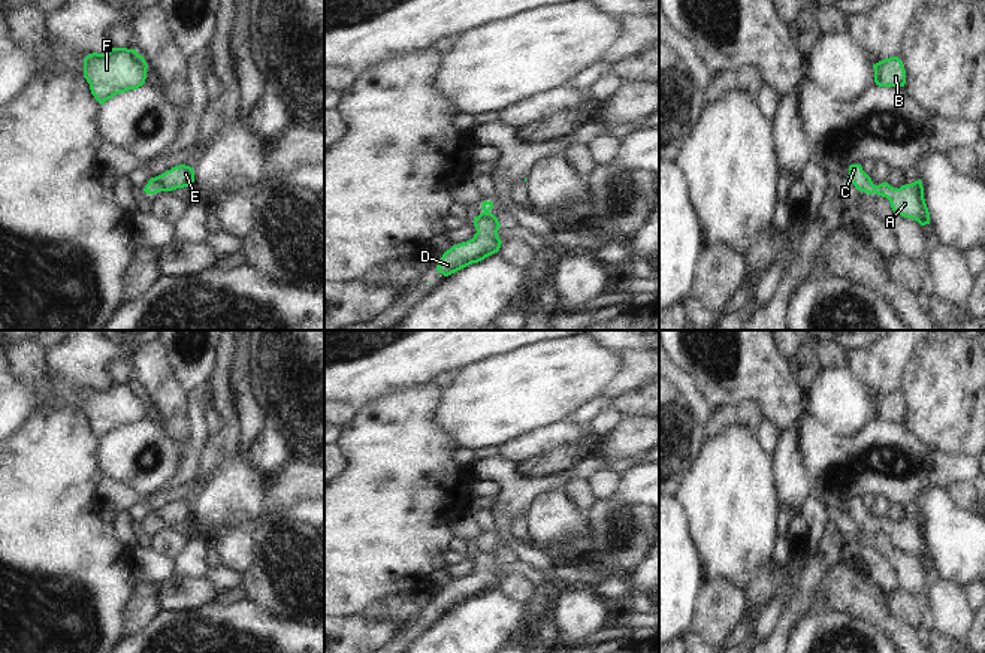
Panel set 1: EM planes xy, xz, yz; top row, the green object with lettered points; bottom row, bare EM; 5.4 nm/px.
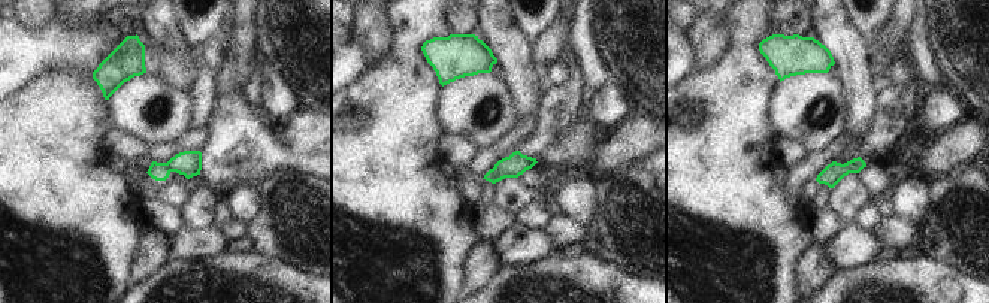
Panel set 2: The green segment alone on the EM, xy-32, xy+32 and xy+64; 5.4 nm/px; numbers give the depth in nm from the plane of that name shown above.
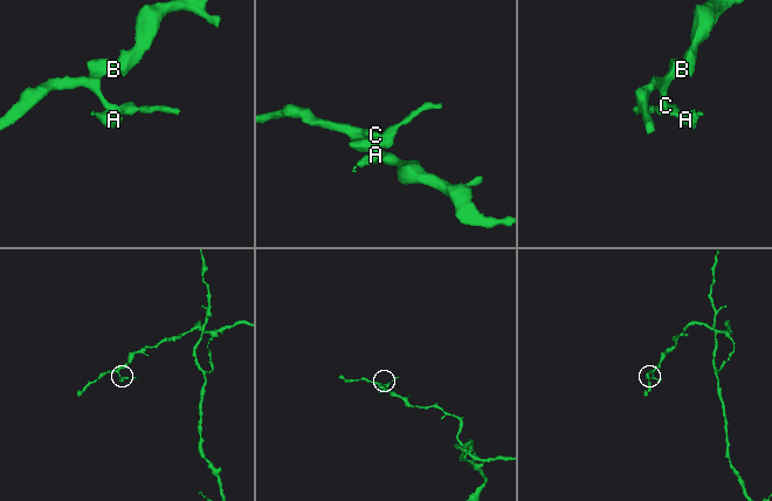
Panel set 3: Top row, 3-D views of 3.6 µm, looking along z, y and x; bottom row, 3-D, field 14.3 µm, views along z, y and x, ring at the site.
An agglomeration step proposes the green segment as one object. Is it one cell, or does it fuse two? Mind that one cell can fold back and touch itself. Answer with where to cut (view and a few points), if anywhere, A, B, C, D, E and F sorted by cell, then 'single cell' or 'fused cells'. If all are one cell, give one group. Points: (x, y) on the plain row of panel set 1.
xy (154, 513), (159, 525) | A D E / B C F | fused cells

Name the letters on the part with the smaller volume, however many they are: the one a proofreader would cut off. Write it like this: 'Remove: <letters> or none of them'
Remove: A, D, E

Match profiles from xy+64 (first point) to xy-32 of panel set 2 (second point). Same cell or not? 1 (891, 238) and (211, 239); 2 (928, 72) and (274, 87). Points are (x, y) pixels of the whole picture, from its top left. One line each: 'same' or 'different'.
1: different
2: different

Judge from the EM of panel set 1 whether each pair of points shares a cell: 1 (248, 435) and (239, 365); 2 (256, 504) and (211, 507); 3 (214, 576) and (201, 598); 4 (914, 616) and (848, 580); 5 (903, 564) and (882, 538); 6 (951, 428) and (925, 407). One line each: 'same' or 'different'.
1: same
2: same
3: different
4: different
5: same
6: same

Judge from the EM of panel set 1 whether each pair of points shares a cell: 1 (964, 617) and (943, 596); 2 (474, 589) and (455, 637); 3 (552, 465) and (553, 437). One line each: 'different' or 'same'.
1: same
2: different
3: different

